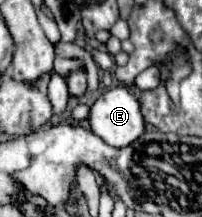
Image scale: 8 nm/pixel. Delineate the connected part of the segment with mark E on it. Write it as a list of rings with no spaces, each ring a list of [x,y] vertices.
[[[125,86],[101,94],[101,98],[91,106],[89,124],[93,134],[115,148],[129,146],[145,132],[141,104]]]

